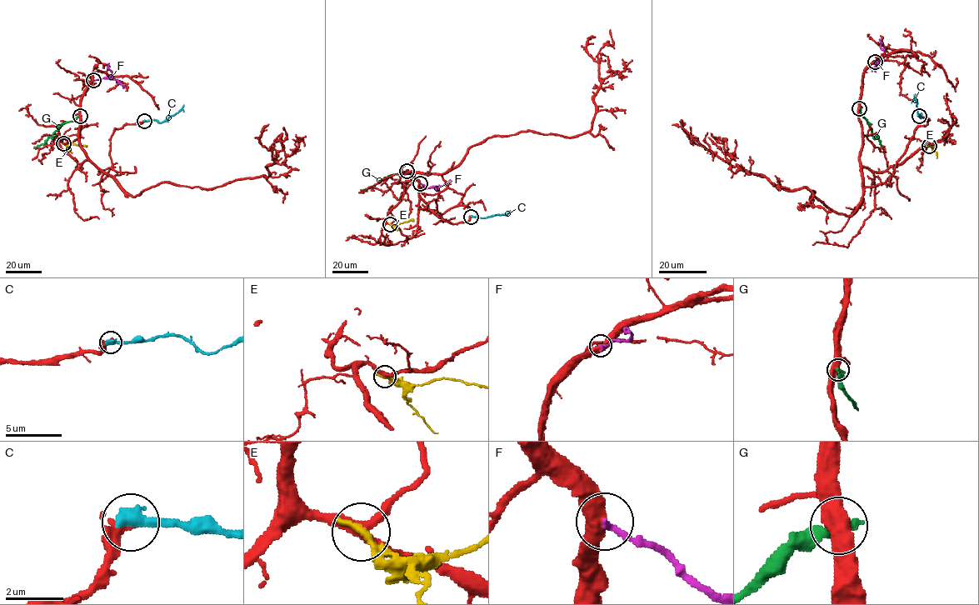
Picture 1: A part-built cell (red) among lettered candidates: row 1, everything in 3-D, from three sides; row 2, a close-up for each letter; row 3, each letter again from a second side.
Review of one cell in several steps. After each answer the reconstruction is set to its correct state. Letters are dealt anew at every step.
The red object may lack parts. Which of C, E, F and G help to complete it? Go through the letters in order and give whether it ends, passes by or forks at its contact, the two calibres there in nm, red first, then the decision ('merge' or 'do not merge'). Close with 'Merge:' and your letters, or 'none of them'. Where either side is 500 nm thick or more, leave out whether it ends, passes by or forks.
C: it ends there; 300 nm thick on the red side, 480 nm on the other; merge
E: it ends there; 320 nm thick on the red side, 280 nm on the other; do not merge
F: 550 nm thick on the red side, 240 nm on the other; do not merge
G: 550 nm thick on the red side, 320 nm on the other; do not merge
Merge: C

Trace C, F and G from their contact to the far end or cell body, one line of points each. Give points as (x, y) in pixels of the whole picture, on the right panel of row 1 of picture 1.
C: (919, 115), (921, 115), (921, 117), (914, 98), (915, 94)
F: (875, 62), (881, 60), (885, 54), (879, 39)
G: (860, 108), (874, 138), (876, 136), (883, 151)

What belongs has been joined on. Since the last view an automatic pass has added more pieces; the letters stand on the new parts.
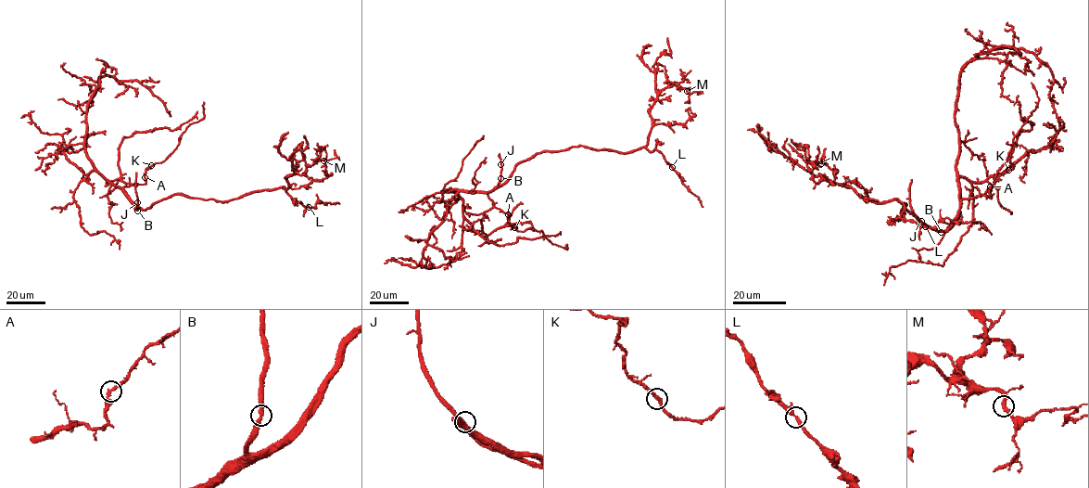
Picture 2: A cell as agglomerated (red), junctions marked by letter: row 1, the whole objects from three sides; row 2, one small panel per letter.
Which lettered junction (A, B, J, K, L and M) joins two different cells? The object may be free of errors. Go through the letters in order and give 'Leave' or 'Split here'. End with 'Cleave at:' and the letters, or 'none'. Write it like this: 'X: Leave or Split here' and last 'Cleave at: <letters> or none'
A: Leave
B: Leave
J: Leave
K: Leave
L: Leave
M: Leave
Cleave at: none

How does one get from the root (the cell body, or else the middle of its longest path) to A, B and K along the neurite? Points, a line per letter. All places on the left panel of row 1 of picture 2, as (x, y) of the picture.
A: (149, 208), (139, 208), (123, 188), (132, 184), (145, 184), (145, 177)
B: (149, 208), (142, 210), (135, 207), (137, 211)
K: (149, 208), (139, 208), (123, 187), (132, 184), (145, 184), (145, 170), (151, 165)

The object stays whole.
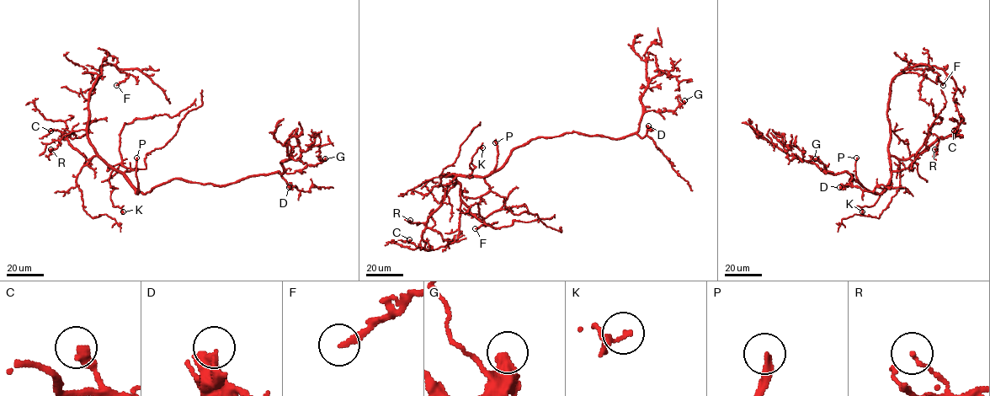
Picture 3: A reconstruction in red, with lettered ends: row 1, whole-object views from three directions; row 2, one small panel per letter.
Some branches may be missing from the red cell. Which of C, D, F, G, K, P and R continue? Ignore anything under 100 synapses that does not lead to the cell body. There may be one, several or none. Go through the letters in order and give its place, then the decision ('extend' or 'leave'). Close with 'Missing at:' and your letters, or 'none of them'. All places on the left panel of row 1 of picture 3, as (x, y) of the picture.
C: place (50, 131); leave
D: place (289, 187); extend
F: place (116, 85); leave
G: place (325, 158); leave
K: place (123, 211); leave
P: place (136, 157); extend
R: place (50, 149); leave
Missing at: D, P

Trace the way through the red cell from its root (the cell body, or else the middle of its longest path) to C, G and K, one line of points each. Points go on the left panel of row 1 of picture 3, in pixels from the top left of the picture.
C: (149, 191), (140, 192), (99, 157), (94, 156), (87, 159), (59, 130), (50, 131)
G: (149, 191), (173, 179), (225, 185), (261, 174), (294, 173), (325, 158)
K: (149, 191), (140, 192), (121, 173), (114, 169), (109, 179), (114, 187), (110, 199), (113, 206), (123, 211)

